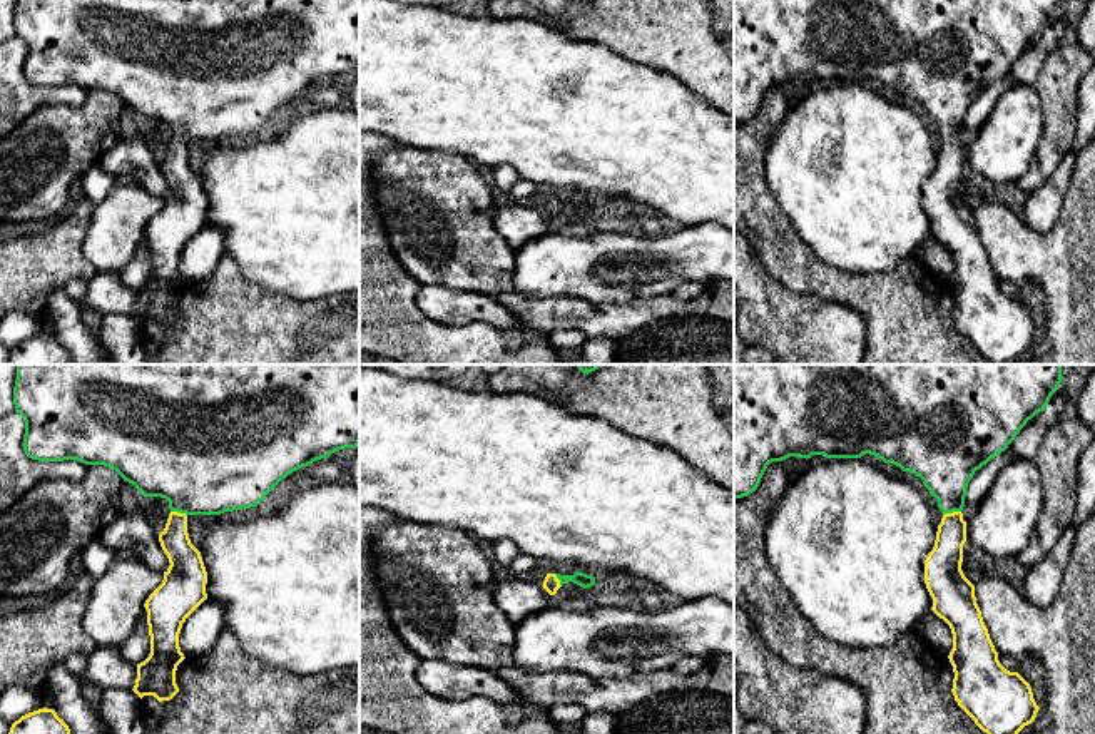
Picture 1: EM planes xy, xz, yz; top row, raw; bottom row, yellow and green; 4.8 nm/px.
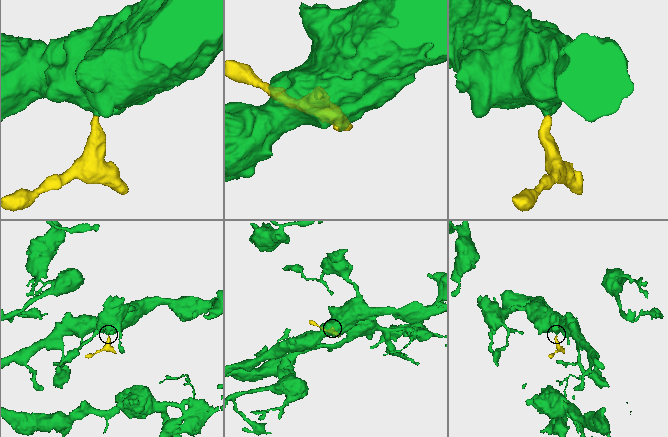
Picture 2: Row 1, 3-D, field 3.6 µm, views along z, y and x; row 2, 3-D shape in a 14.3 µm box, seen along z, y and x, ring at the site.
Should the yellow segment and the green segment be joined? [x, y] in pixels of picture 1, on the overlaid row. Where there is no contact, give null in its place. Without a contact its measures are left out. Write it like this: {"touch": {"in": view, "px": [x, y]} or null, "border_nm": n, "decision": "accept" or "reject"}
{"touch": {"in": "yz", "px": [953, 512]}, "border_nm": 90, "decision": "accept"}

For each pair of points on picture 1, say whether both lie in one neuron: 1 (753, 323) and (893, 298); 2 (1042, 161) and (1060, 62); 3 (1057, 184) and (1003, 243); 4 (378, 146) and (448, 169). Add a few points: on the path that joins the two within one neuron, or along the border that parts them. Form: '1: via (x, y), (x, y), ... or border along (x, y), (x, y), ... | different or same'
1: border along (811, 293), (855, 308), (863, 318), (868, 340) | different
2: via (1057, 136), (1059, 87) | same
3: border along (1060, 206), (1045, 233), (1033, 233), (1020, 219) | different
4: border along (400, 144), (385, 151), (376, 159) | different

